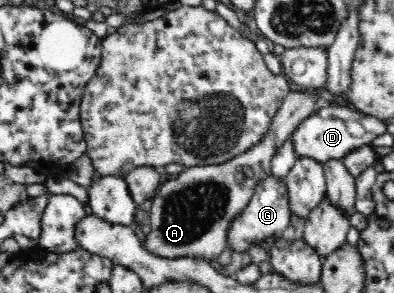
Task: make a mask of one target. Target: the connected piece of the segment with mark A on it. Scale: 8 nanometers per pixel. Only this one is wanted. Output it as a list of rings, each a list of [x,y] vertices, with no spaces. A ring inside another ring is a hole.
[[[289,91],[283,99],[279,111],[271,120],[267,134],[261,138],[259,144],[251,146],[243,154],[223,162],[223,164],[205,164],[205,166],[192,166],[179,173],[175,179],[165,181],[156,195],[152,198],[150,226],[151,231],[146,236],[145,248],[158,257],[176,259],[177,257],[199,257],[205,260],[216,259],[227,245],[227,230],[233,218],[243,210],[254,195],[256,186],[271,175],[272,156],[279,147],[292,136],[297,125],[313,113],[314,105],[319,100],[319,94],[310,94],[303,91]]]

